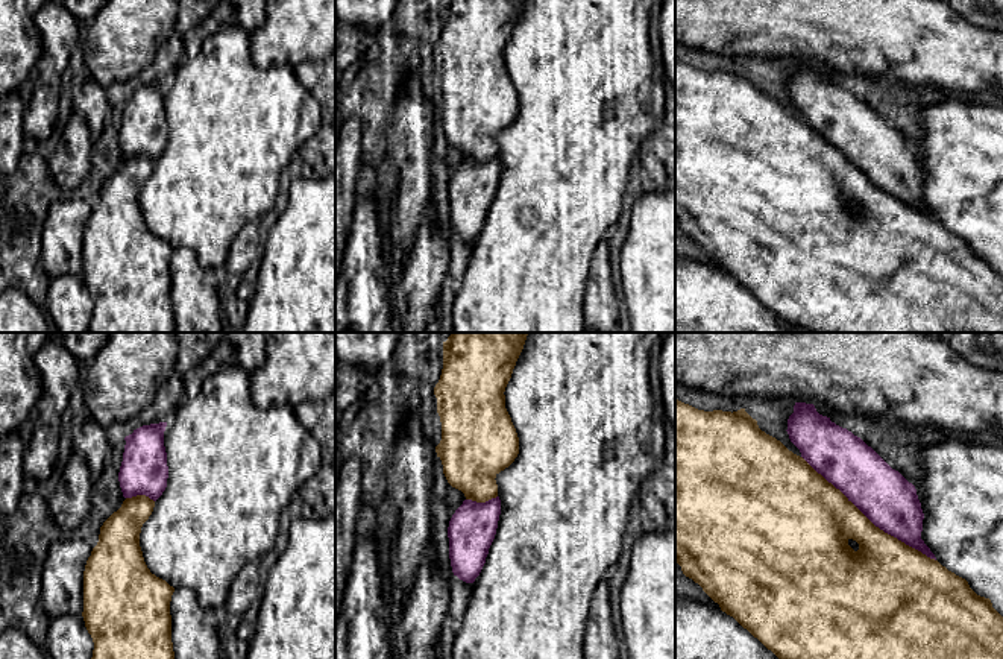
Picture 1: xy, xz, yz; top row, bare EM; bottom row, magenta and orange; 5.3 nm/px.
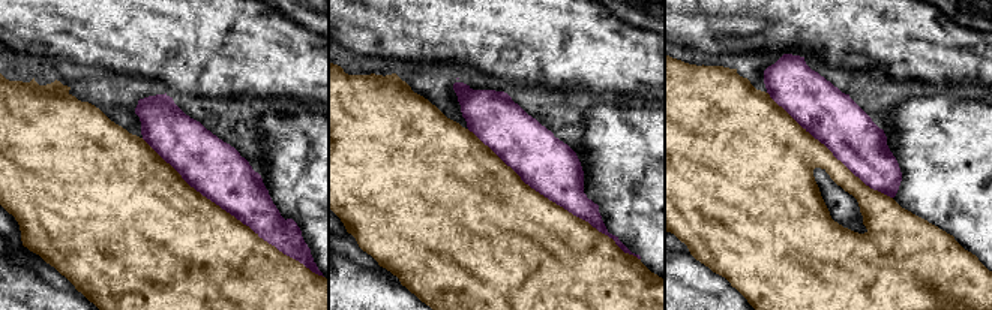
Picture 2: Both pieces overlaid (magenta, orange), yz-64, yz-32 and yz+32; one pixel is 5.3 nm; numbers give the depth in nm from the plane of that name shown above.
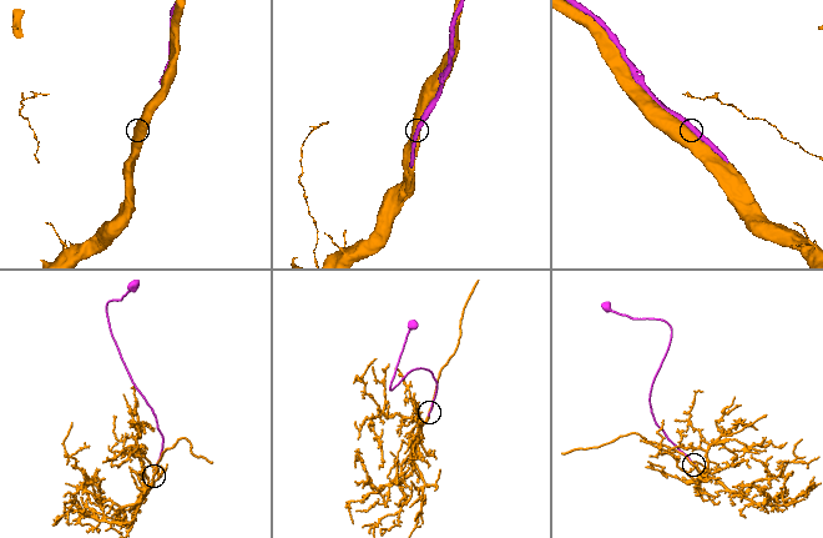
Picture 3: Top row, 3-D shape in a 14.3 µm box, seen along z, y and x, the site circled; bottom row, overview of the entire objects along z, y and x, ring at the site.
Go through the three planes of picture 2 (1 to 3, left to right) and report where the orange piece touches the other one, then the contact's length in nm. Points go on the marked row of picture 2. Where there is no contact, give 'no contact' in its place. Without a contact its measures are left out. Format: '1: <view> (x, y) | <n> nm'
1: yz-64 (233, 214) | 1250 nm
2: yz-32 (554, 201) | 1150 nm
3: yz+32 (829, 149) | 900 nm

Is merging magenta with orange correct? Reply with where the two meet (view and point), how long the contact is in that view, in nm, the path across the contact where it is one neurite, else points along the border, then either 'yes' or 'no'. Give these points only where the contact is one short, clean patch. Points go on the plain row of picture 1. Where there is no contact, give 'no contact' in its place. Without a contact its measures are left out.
meets magenta in yz at (868, 178); contact 900 nm long; yes

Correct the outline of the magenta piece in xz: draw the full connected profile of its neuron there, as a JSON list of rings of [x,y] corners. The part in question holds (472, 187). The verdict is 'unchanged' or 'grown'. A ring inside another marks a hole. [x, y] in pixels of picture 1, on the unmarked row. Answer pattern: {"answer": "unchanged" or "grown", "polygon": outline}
{"answer": "grown", "polygon": [[[446,0],[443,29],[434,47],[442,100],[435,106],[448,143],[466,156],[449,181],[449,219],[454,235],[473,243],[495,199],[501,175],[496,135],[519,114],[519,97],[505,68],[505,47],[525,0]]]}

